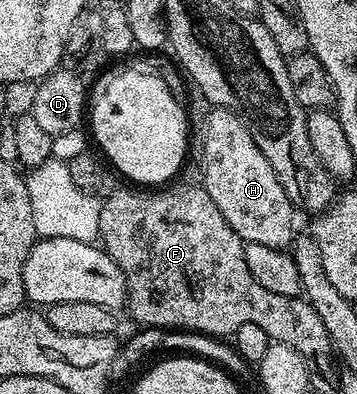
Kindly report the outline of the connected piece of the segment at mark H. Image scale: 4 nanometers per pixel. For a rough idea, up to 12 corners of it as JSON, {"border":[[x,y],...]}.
{"border":[[234,112],[201,132],[203,186],[246,244],[288,249],[293,212]]}

